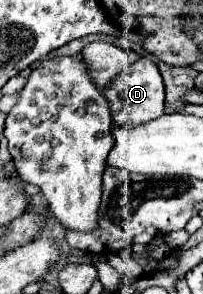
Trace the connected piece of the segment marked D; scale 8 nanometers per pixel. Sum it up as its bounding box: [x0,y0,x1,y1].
[104,57,164,125]

